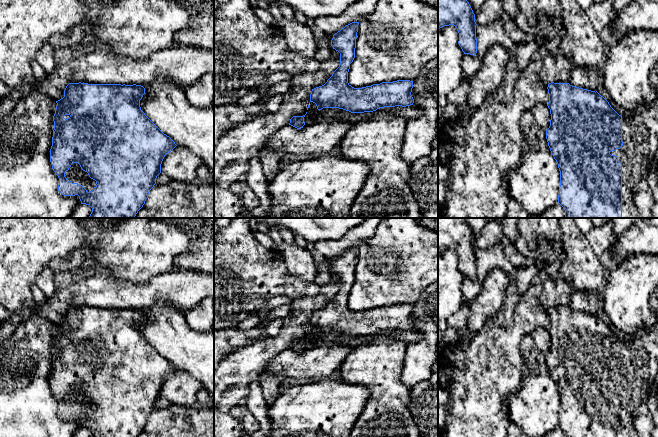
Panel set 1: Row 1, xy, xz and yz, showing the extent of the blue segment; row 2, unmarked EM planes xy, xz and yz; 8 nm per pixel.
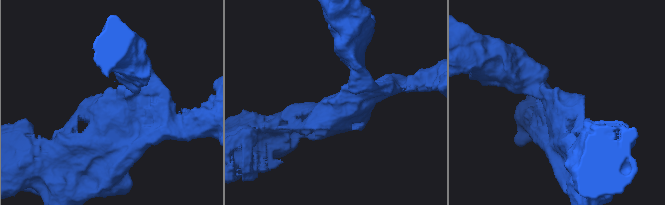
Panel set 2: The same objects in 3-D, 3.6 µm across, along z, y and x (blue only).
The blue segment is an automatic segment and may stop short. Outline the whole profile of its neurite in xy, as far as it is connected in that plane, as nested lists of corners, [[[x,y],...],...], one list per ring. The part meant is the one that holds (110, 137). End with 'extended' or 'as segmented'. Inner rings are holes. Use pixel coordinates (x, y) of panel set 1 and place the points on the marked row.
[[[69,83],[64,90],[64,97],[56,101],[57,106],[53,116],[54,130],[52,146],[50,149],[50,162],[52,169],[59,178],[58,191],[64,196],[78,195],[81,204],[89,205],[92,212],[88,218],[135,218],[138,211],[145,204],[150,190],[156,184],[156,178],[161,173],[161,164],[166,154],[171,152],[177,145],[166,134],[164,134],[141,110],[140,100],[145,94],[145,88],[141,85],[121,85],[121,84],[88,84],[88,83]],[[73,163],[78,163],[81,169],[88,173],[89,177],[96,181],[96,186],[88,192],[82,185],[72,183],[65,177],[65,172],[69,170]]] | as segmented

